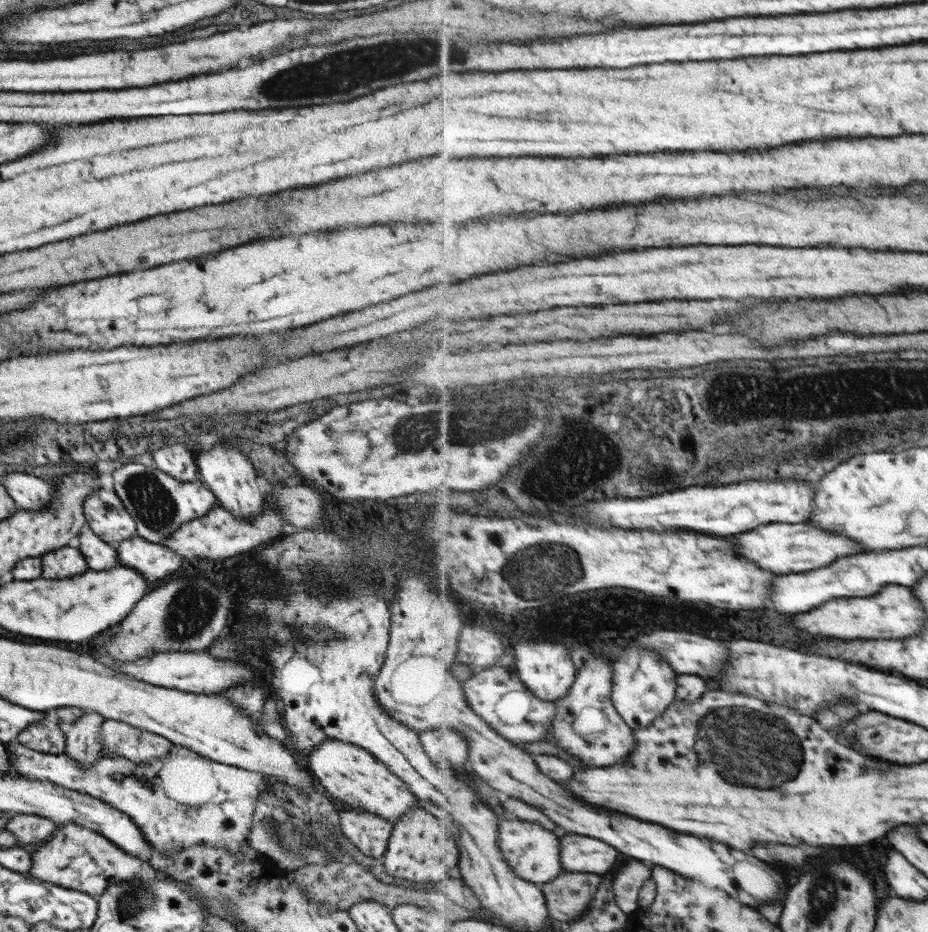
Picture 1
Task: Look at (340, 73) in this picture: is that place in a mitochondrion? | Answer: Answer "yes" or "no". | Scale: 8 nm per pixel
yes

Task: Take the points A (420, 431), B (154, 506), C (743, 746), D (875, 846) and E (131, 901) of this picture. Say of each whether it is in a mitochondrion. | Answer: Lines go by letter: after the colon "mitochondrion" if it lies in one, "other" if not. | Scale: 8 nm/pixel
A: mitochondrion
B: mitochondrion
C: mitochondrion
D: other
E: mitochondrion

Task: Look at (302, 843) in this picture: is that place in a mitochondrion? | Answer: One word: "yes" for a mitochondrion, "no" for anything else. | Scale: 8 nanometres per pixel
yes

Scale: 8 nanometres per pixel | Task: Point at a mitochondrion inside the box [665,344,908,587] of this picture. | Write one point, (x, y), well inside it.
(750, 401)

